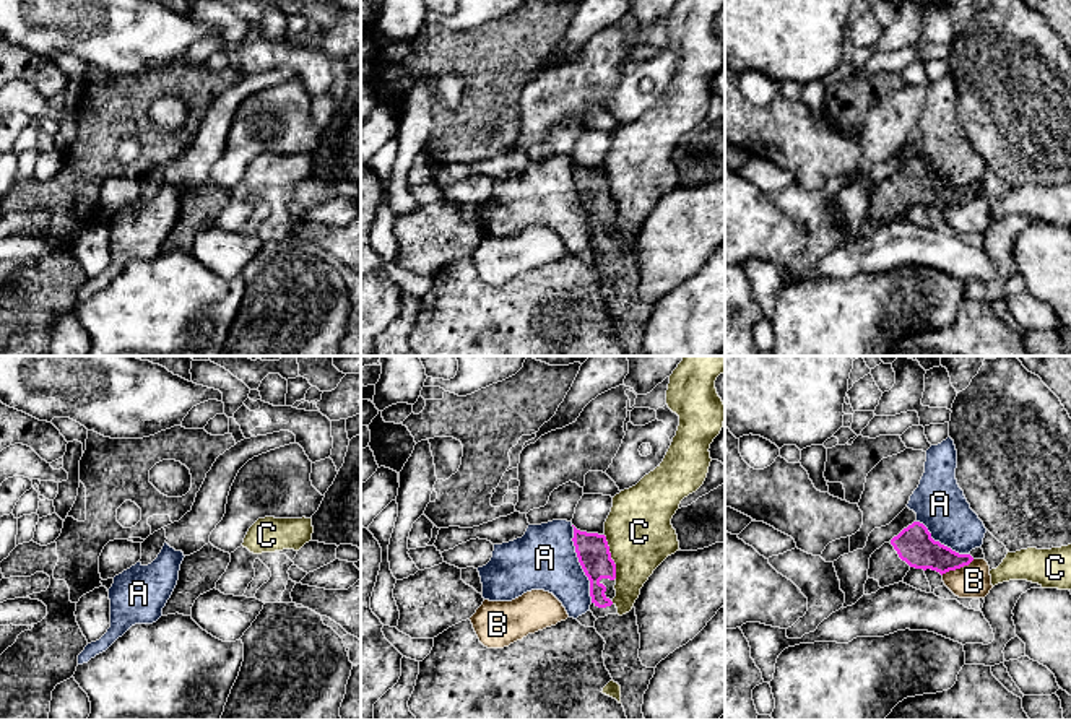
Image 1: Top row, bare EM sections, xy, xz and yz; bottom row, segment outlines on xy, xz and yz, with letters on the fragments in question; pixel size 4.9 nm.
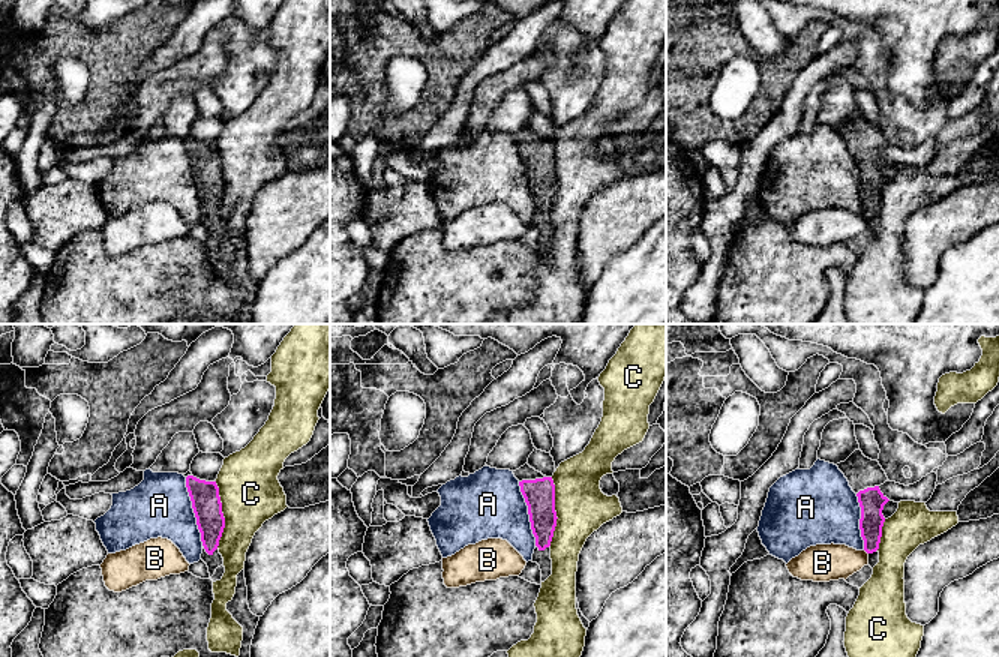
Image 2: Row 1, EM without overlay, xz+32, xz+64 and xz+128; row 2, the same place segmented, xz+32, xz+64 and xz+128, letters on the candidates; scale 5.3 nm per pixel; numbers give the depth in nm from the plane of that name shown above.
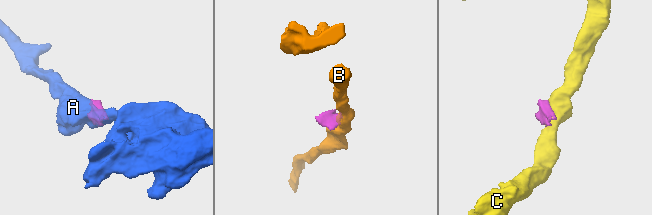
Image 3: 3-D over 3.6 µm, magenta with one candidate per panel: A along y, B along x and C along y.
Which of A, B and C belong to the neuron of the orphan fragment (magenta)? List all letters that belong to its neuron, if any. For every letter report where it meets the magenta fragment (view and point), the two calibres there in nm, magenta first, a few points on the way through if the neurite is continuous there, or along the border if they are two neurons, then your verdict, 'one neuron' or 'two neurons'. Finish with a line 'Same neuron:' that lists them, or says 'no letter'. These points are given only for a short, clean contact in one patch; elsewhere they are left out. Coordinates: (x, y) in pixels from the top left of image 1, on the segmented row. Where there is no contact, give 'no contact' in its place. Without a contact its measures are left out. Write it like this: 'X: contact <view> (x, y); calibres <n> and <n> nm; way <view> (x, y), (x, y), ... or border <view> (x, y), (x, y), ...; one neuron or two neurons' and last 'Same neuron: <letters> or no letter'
A: contact xz (581, 564); calibres 160 and 320 nm; border xz (571, 525), (574, 551), (589, 581), (592, 602); two neurons
B: contact yz (958, 568); calibres 190 and 170 nm; border yz (974, 559), (941, 574); two neurons
C: contact xz (610, 556); calibres 160 and 320 nm; border xz (603, 535), (616, 577); two neurons
Same neuron: no letter

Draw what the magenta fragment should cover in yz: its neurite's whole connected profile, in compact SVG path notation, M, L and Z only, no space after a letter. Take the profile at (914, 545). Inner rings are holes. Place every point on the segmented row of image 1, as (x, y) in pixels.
M913 522L871 554L868 577L884 588L902 582L912 567L931 569L943 575L972 561L970 554L959 554L934 541L923 523Z

